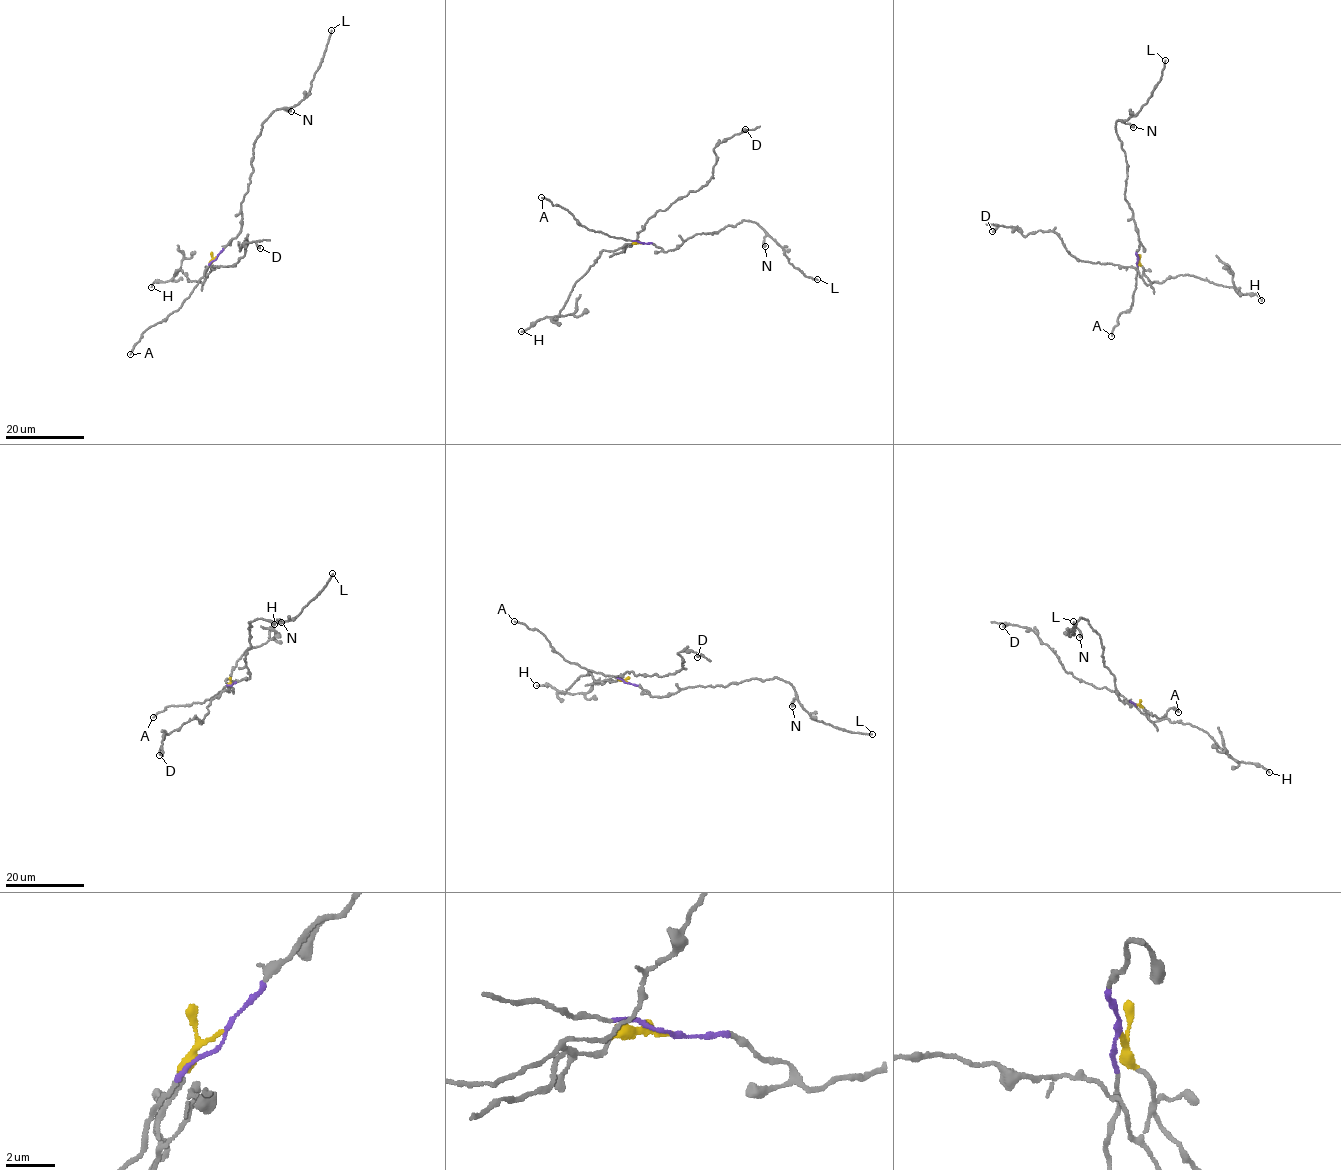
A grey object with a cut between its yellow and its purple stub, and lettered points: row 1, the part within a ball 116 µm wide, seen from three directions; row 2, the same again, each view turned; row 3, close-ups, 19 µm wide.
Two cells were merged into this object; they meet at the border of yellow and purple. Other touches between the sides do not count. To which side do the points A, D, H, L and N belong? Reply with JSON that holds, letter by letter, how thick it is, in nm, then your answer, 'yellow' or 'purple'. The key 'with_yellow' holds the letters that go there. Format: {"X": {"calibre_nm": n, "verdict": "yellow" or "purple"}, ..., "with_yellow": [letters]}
{"A": {"calibre_nm": 120, "verdict": "purple"}, "D": {"calibre_nm": 320, "verdict": "yellow"}, "H": {"calibre_nm": 120, "verdict": "yellow"}, "L": {"calibre_nm": 150, "verdict": "purple"}, "N": {"calibre_nm": 440, "verdict": "purple"}, "with_yellow": ["D", "H"]}

